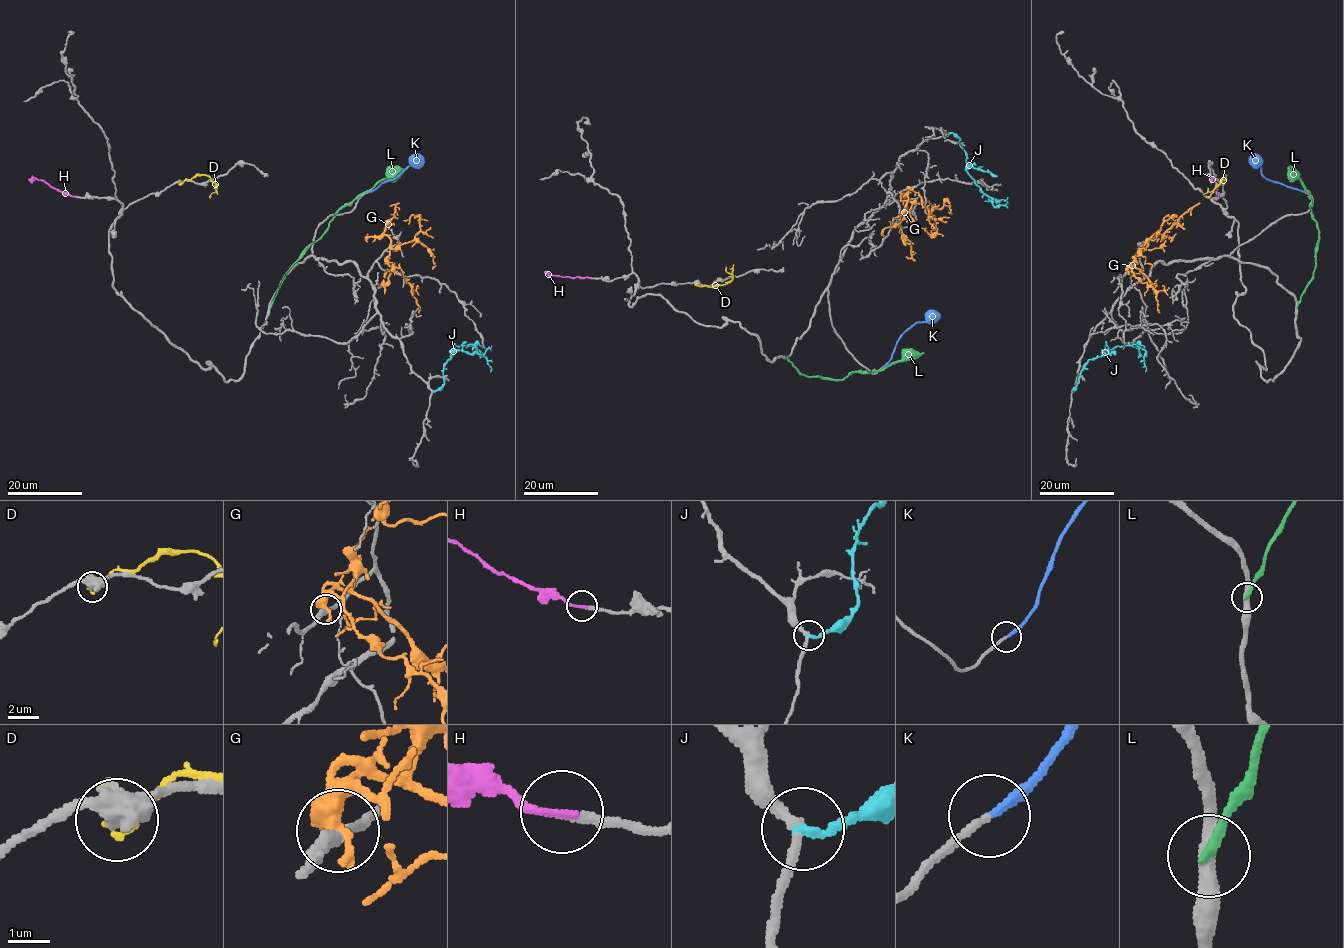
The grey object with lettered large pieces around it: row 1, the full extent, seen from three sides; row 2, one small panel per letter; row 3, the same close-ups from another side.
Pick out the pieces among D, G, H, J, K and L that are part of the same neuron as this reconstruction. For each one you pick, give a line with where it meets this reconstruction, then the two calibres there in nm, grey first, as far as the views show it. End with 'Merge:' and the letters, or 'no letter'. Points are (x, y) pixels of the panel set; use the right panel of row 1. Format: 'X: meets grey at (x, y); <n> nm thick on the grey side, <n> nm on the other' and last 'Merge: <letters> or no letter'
H: meets grey at (1216, 196); 140 nm thick on the grey side, 200 nm on the other
K: meets grey at (1305, 192); 170 nm thick on the grey side, 240 nm on the other
Merge: H, K

